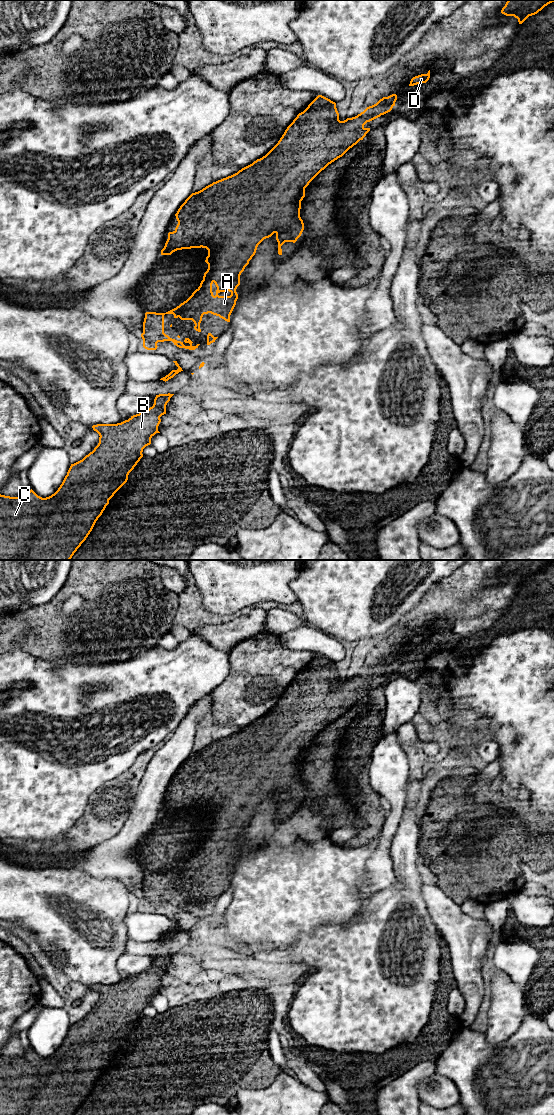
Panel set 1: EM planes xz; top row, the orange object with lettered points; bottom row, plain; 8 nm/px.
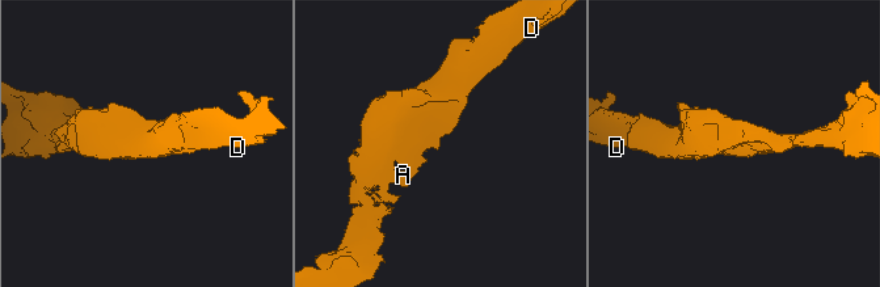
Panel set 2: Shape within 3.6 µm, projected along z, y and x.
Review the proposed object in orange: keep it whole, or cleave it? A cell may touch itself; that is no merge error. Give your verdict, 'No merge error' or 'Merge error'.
No merge error

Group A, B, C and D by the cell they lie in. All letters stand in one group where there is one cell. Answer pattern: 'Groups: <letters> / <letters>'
Groups: A B C D

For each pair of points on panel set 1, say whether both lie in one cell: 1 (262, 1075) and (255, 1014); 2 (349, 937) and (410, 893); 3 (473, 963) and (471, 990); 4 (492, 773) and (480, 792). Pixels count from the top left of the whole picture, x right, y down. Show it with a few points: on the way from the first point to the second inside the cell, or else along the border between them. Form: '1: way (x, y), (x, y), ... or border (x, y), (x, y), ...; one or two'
1: way (255, 1060), (255, 1029); one
2: way (364, 937), (395, 907); one
3: way (471, 970), (471, 983); one
4: way (487, 778), (480, 787); one

